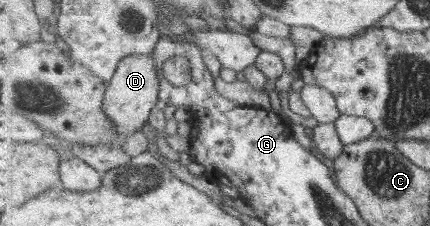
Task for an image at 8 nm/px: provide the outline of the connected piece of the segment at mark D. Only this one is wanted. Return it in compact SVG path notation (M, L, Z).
M152 53L149 55L132 55L121 60L113 79L107 84L103 110L111 118L111 122L117 128L117 134L128 137L133 132L141 131L145 122L149 120L149 114L160 101L159 96L159 67L155 66Z

